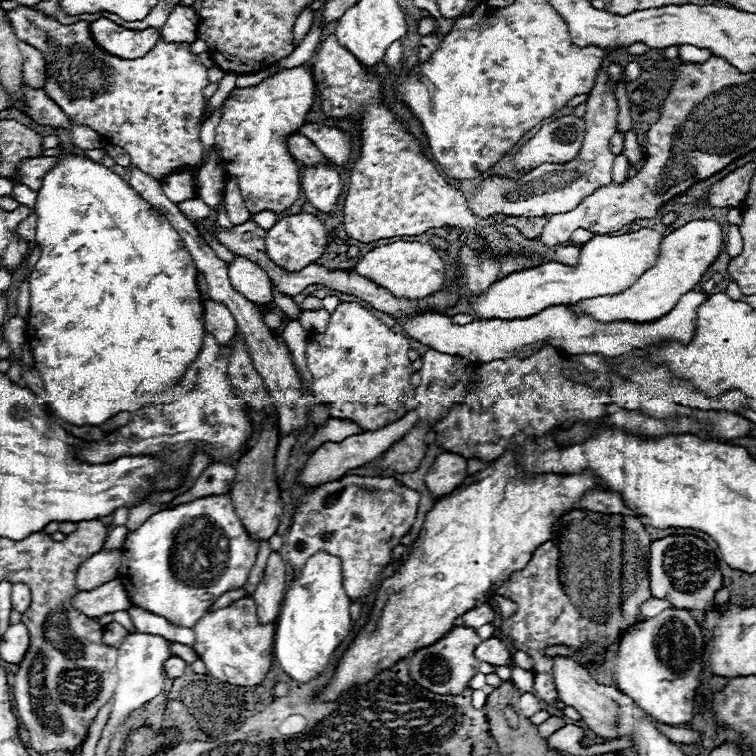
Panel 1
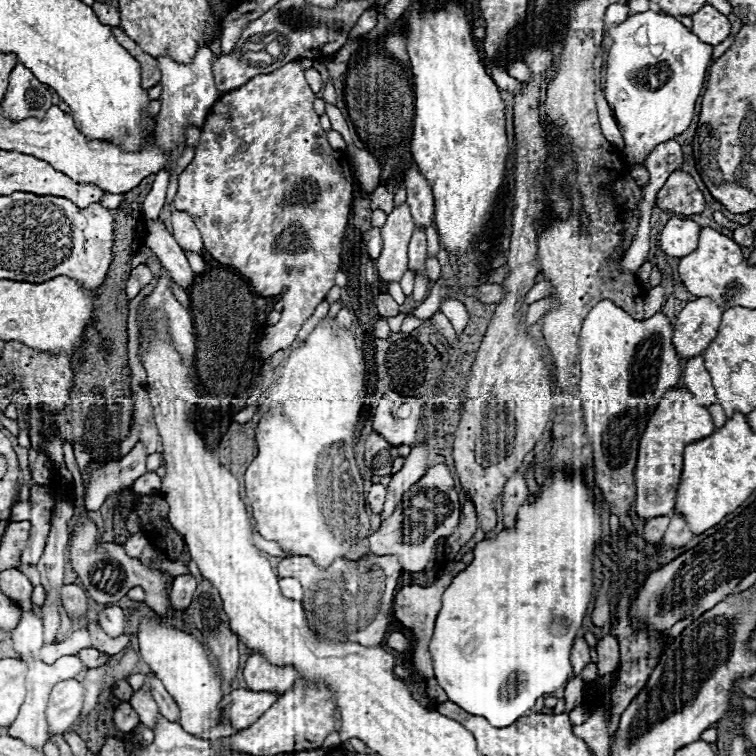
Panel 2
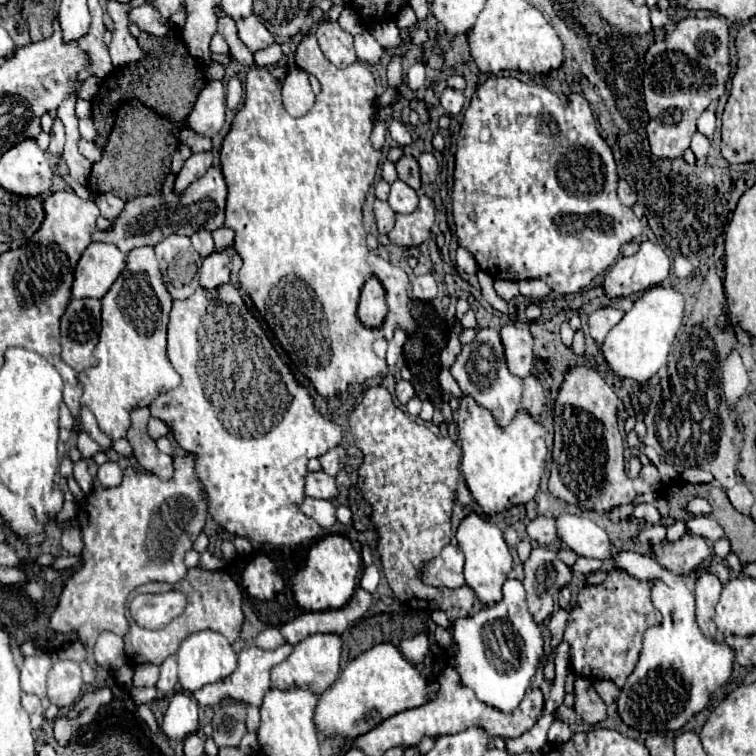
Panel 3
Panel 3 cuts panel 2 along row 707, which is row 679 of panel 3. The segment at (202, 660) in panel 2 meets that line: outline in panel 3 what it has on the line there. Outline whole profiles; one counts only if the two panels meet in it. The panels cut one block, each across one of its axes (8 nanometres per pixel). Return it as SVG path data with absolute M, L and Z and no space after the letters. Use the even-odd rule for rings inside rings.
M212 630L190 634L180 644L176 658L178 658L178 682L186 692L196 692L202 686L214 684L220 678L226 678L236 670L236 652L228 644L228 640L224 640L224 636Z

